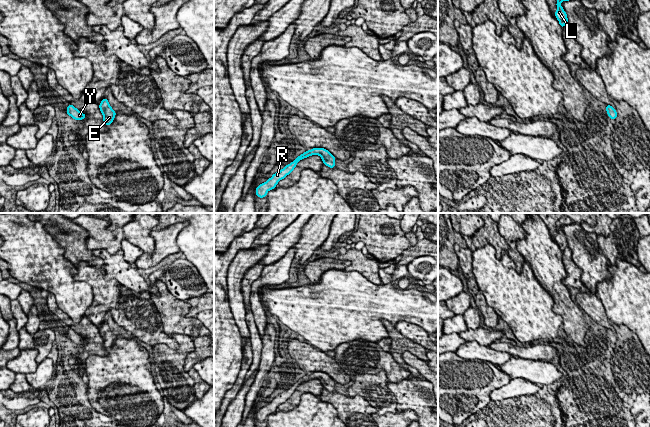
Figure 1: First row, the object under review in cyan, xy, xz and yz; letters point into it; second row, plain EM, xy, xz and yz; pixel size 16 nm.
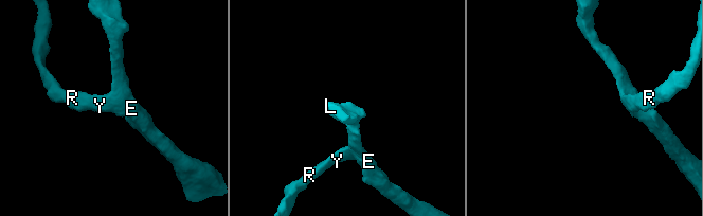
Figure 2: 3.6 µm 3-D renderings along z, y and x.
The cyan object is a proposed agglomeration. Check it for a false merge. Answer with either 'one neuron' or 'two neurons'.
one neuron

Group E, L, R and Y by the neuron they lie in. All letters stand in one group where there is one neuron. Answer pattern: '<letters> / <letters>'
E L R Y

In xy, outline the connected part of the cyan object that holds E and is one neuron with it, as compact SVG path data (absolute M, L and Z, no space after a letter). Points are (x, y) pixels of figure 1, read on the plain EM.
M104 322L101 327L99 328L99 332L101 337L103 338L103 345L104 348L109 350L114 345L116 340L116 336L110 330L107 322Z

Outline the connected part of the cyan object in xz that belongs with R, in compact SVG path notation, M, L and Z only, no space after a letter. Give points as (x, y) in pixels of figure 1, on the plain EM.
M312 372L311 374L307 374L306 376L298 380L293 386L286 389L283 393L273 398L272 401L269 402L266 406L257 410L256 420L259 422L266 421L267 416L272 413L275 413L278 406L284 403L287 399L289 399L297 390L297 387L300 384L312 379L320 380L324 389L328 390L329 392L335 392L336 382L328 374L324 372Z

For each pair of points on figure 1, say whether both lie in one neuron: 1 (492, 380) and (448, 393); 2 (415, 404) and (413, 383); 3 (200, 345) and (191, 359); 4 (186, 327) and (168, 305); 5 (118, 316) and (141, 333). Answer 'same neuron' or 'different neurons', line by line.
1: same neuron
2: same neuron
3: same neuron
4: same neuron
5: same neuron

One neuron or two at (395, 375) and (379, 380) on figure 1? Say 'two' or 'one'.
two

